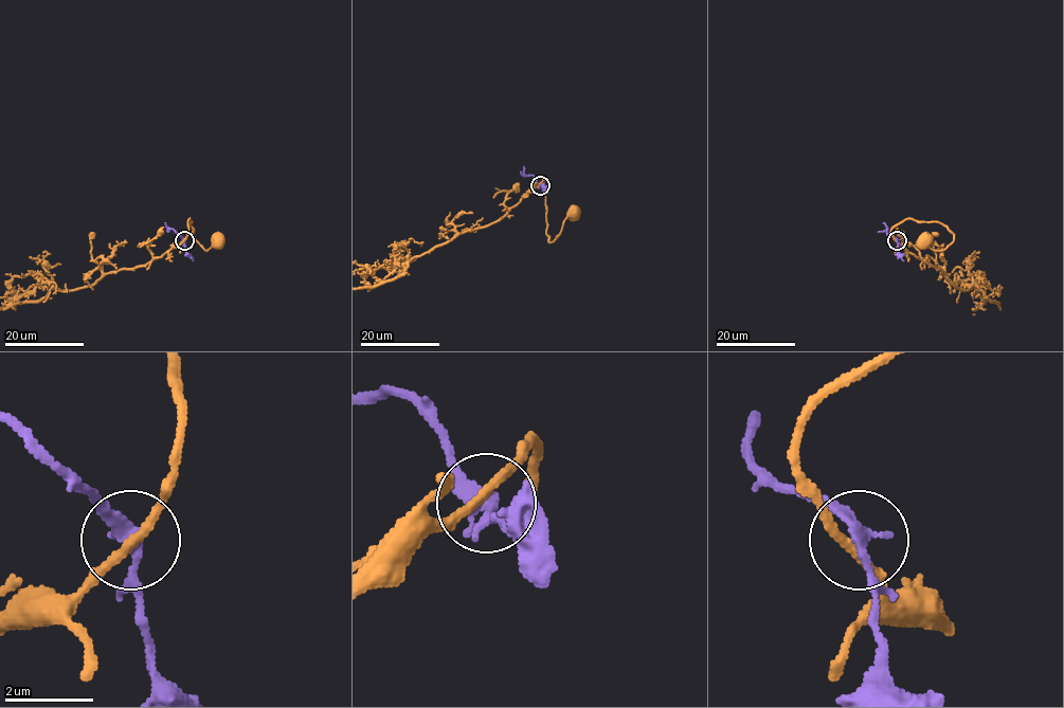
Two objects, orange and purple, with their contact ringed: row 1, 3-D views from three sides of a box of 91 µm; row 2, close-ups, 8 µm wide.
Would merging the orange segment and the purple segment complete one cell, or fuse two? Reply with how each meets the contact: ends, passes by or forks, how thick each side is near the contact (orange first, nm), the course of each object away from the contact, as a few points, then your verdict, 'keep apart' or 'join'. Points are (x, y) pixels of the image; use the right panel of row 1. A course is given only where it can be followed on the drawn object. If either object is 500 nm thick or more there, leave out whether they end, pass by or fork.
orange passes by | purple passes by | 200/240 nm | orange via (896, 239), (890, 230), (907, 219), (939, 221), (952, 234), (953, 240), (943, 250), (933, 250), (923, 242) | purple via (897, 239), (886, 233), (886, 229), (878, 232) | keep apart

